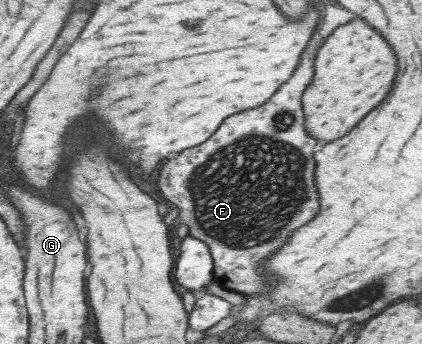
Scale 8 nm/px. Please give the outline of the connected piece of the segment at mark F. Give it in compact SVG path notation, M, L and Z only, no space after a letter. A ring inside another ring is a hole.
M313 33L307 49L301 53L301 63L293 71L293 77L277 89L271 101L265 101L257 109L241 111L227 117L213 133L213 137L209 137L209 141L177 153L175 157L165 161L158 171L157 187L160 195L167 199L168 205L171 203L179 209L175 223L187 225L188 234L208 247L212 257L213 277L223 289L249 296L268 296L274 281L262 273L260 263L291 235L293 229L313 219L313 215L319 211L312 153L319 149L321 143L304 129L305 117L299 105L301 93L313 75L313 55L309 53L317 49L315 41L319 41L317 33Z

